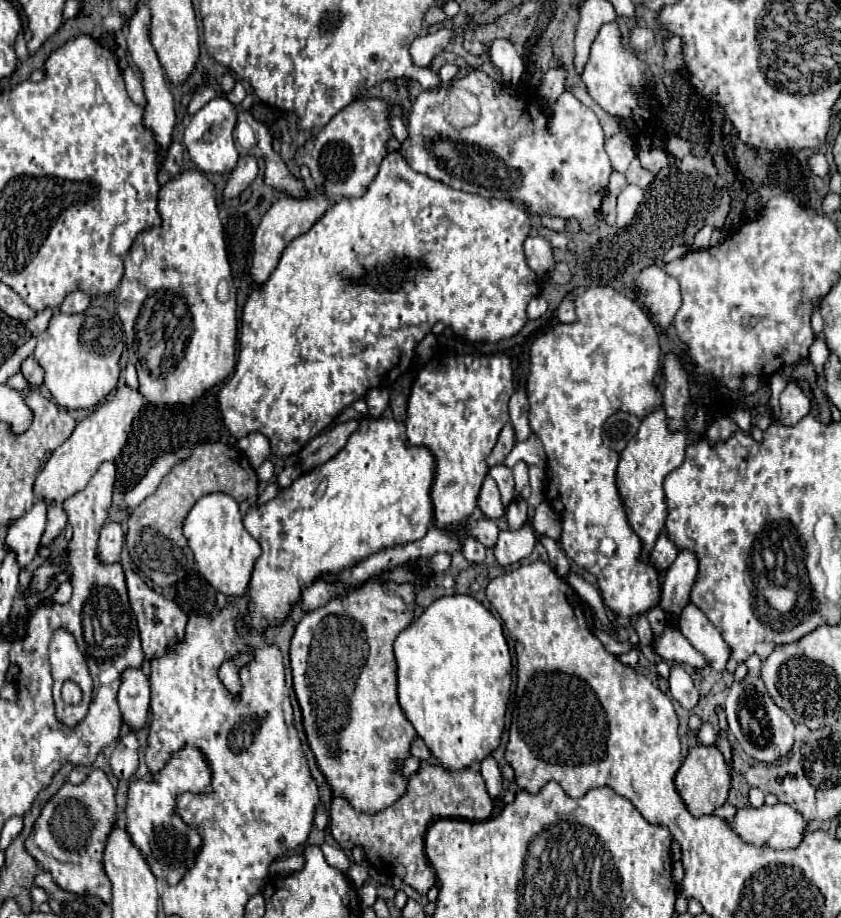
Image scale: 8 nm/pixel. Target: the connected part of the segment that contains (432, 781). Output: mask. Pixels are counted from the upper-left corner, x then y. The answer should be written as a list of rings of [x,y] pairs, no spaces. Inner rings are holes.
[[[423,760],[421,768],[407,780],[405,794],[393,806],[375,814],[365,814],[355,810],[345,798],[335,796],[331,808],[331,832],[341,848],[351,850],[353,846],[363,846],[365,858],[375,870],[399,876],[405,884],[425,896],[437,882],[423,850],[423,836],[427,834],[427,828],[441,818],[463,818],[471,822],[487,820],[493,812],[493,800],[487,794],[481,772],[447,772],[433,760]]]

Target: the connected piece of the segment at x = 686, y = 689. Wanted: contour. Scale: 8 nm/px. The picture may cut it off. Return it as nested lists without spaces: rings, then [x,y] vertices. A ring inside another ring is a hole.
[[[681,666],[671,668],[669,688],[671,688],[673,698],[675,698],[685,710],[693,710],[693,708],[697,706],[699,694],[697,694],[697,690],[695,690],[695,686],[693,686],[691,674],[689,674],[685,668],[681,668]]]

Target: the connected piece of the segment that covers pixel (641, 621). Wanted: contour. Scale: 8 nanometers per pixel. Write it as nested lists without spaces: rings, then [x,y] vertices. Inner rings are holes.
[[[641,614],[641,616],[637,616],[637,620],[635,620],[633,628],[635,628],[637,636],[639,636],[641,646],[647,646],[647,644],[653,640],[653,630],[651,630],[651,626],[649,626],[647,616],[643,616],[643,614]]]

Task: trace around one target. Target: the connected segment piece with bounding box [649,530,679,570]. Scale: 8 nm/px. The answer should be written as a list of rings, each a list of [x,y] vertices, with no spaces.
[[[663,530],[661,534],[659,534],[659,538],[657,538],[657,544],[655,544],[655,548],[653,548],[653,552],[651,552],[651,562],[659,568],[659,570],[667,570],[671,564],[673,564],[673,560],[677,558],[677,546],[671,542],[671,538],[667,536],[667,530]]]

